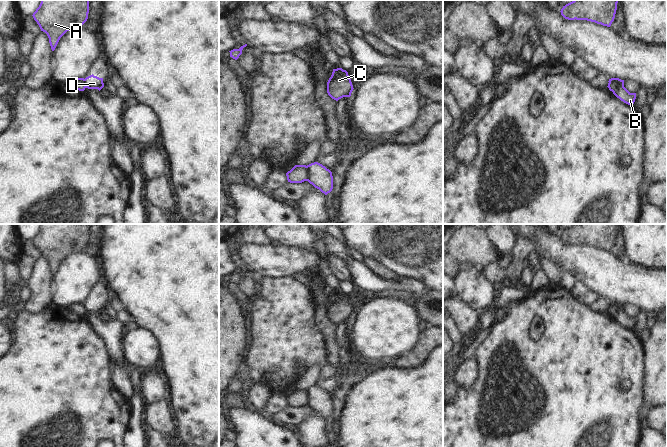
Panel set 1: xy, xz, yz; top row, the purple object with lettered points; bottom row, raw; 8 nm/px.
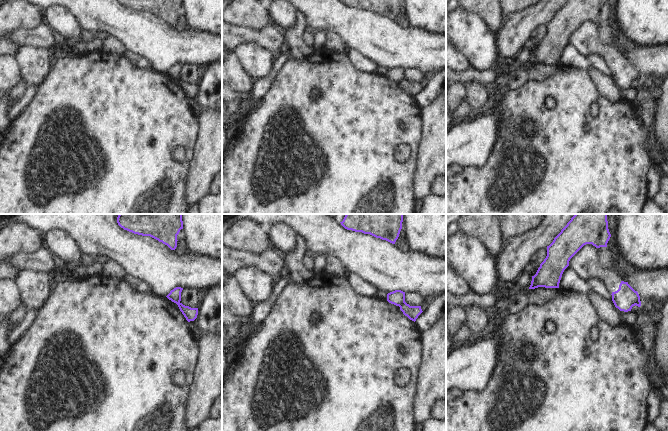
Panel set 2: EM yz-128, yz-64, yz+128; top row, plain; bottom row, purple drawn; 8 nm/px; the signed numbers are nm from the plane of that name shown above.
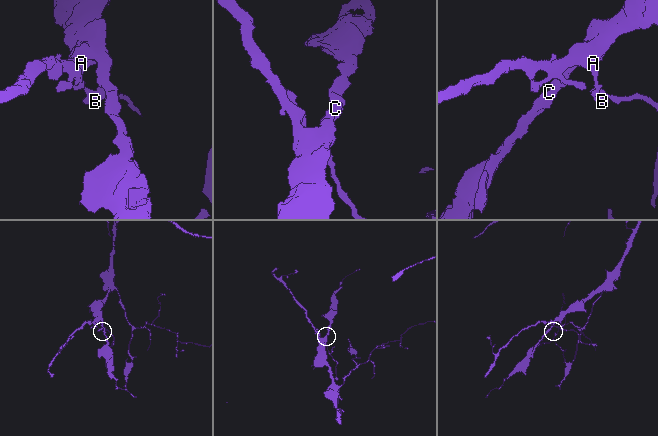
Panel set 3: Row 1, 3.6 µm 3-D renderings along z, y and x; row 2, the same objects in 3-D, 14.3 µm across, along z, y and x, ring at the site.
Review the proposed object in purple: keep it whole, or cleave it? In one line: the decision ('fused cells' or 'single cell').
fused cells

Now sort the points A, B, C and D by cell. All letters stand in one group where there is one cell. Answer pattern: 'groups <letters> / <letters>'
groups A C / B D

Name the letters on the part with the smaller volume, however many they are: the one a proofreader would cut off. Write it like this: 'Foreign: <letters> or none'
Foreign: B, D

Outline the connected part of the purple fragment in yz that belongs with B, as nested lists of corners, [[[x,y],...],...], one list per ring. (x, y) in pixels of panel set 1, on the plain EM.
[[[615,302],[615,305],[617,305],[619,308],[615,311],[615,313],[612,315],[613,318],[619,322],[624,327],[633,330],[635,323],[636,323],[636,317],[630,317],[625,311],[624,311],[624,304],[621,304],[619,302]]]

